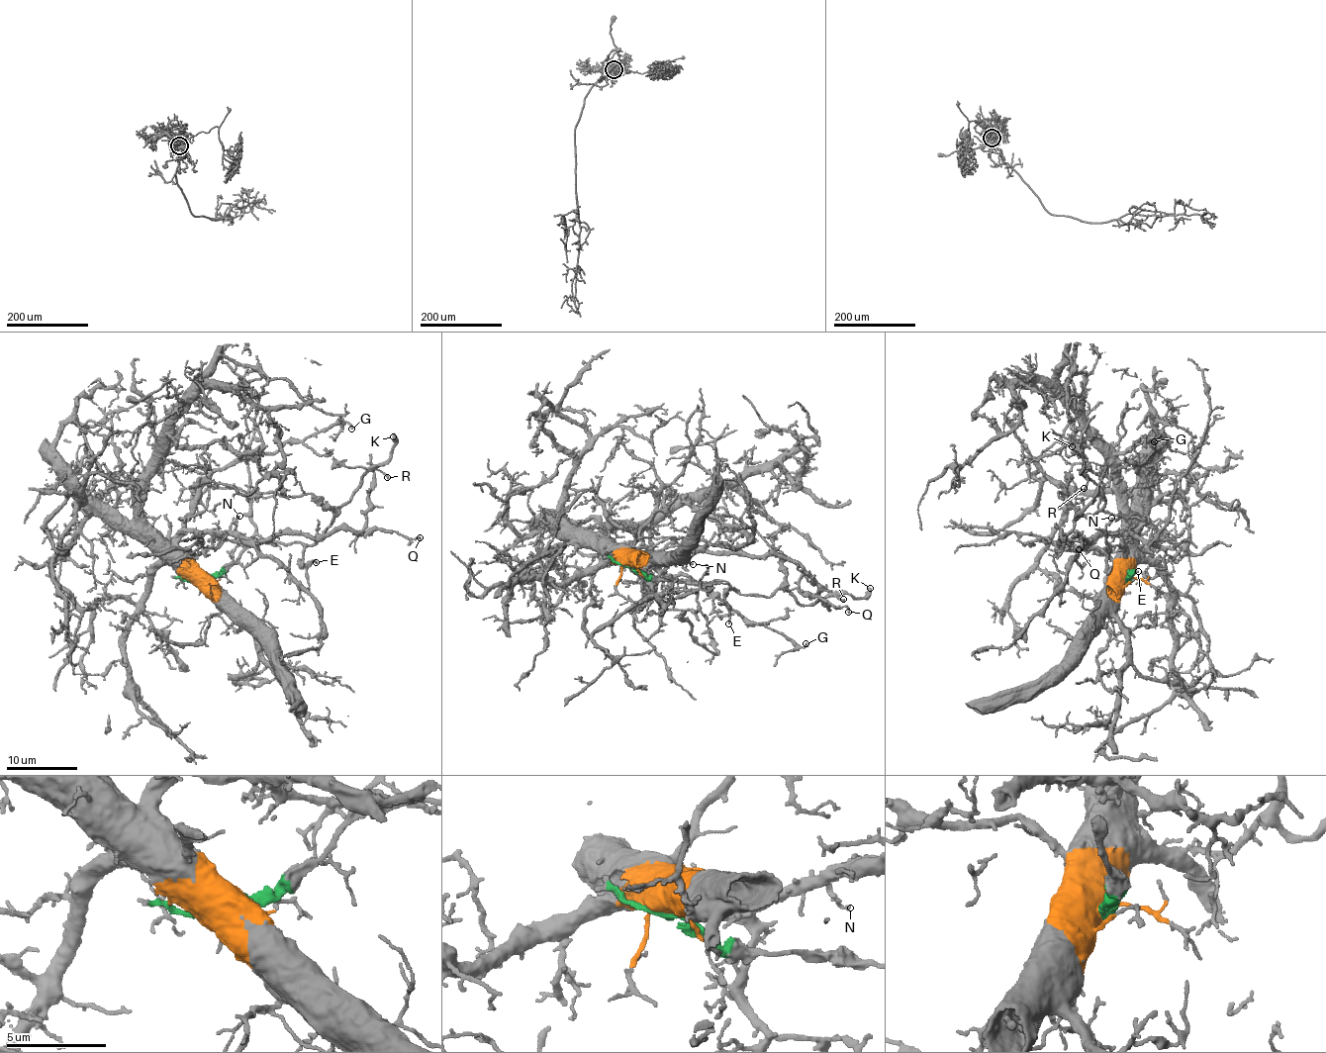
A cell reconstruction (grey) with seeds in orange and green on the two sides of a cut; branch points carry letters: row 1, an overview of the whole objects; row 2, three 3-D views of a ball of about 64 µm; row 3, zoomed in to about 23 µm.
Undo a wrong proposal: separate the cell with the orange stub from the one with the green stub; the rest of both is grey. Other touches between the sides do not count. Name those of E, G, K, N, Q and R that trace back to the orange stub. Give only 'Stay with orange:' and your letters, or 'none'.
Stay with orange: G, N, Q

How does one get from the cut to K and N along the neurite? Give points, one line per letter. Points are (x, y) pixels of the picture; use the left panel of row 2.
K: (201, 581), (228, 566), (245, 549), (267, 540), (312, 545), (369, 470), (389, 458), (393, 436)
N: (201, 581), (191, 559), (177, 543), (177, 536), (186, 531), (228, 532), (230, 526), (239, 517)

